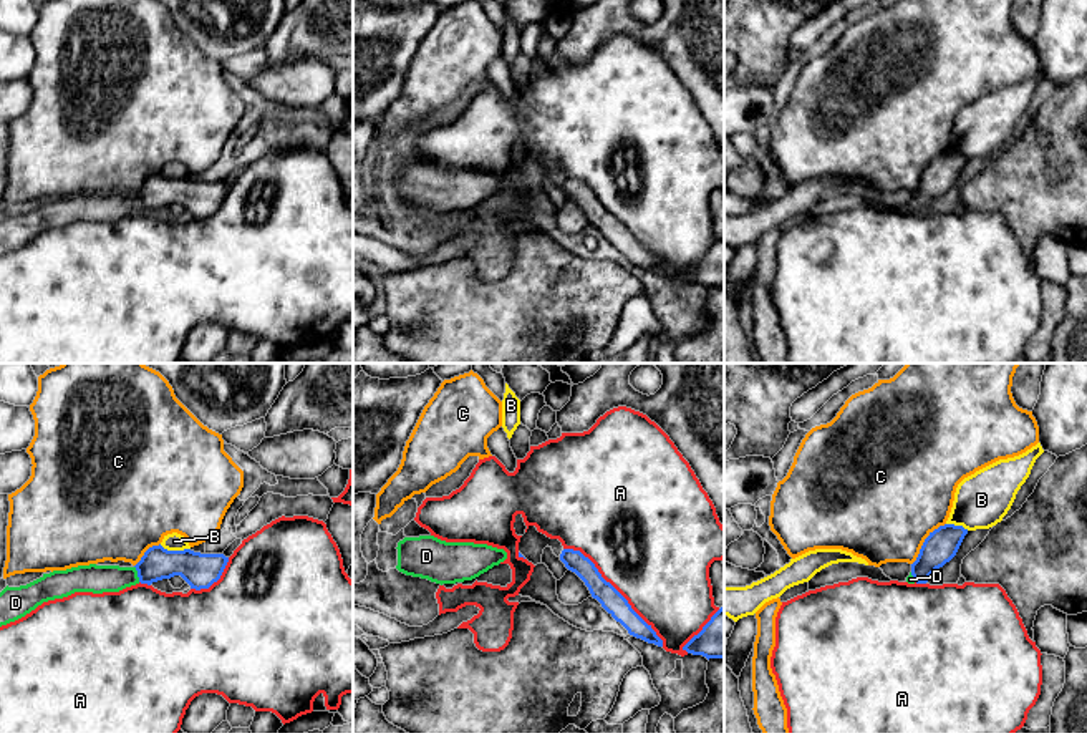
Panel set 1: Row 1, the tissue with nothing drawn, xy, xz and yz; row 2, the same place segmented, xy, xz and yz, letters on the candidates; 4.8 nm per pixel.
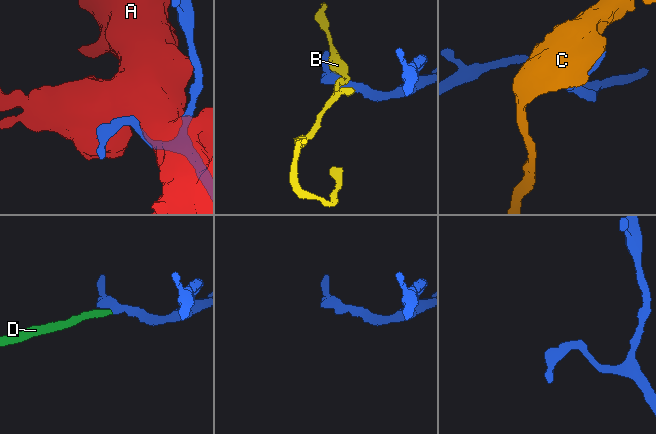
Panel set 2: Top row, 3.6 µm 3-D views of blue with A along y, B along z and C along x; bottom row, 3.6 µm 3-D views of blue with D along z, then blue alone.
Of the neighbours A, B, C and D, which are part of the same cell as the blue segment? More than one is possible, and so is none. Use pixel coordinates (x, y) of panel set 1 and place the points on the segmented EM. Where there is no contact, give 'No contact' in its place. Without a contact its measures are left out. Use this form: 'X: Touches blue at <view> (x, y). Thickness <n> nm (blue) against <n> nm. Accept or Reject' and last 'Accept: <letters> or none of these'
A: Touches blue at xz (617, 591). Thickness 110 nm (blue) against 500 nm. Reject
B: Touches blue at xy (174, 551). Thickness 170 nm (blue) against 90 nm. Reject
C: Touches blue at yz (923, 543). Thickness 160 nm (blue) against 500 nm. Reject
D: Touches blue at xy (138, 574). Thickness 160 nm (blue) against 140 nm. Accept
Accept: D

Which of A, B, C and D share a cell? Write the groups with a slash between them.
A / B / C / D

